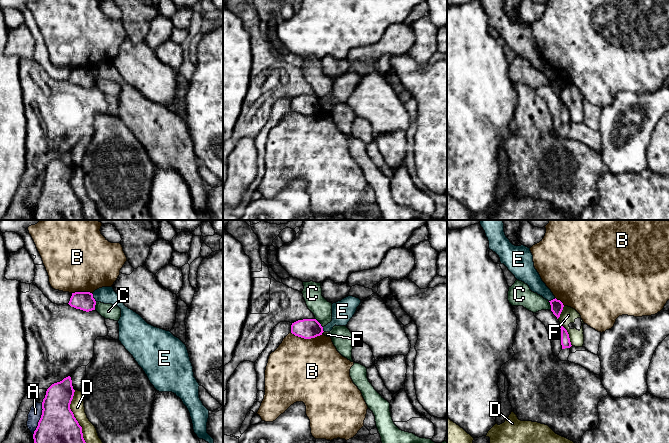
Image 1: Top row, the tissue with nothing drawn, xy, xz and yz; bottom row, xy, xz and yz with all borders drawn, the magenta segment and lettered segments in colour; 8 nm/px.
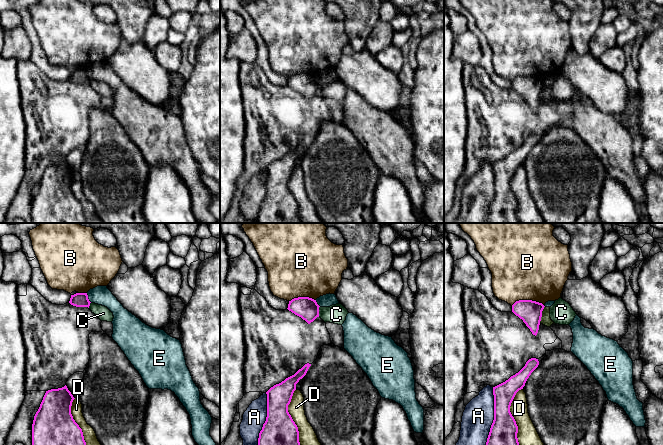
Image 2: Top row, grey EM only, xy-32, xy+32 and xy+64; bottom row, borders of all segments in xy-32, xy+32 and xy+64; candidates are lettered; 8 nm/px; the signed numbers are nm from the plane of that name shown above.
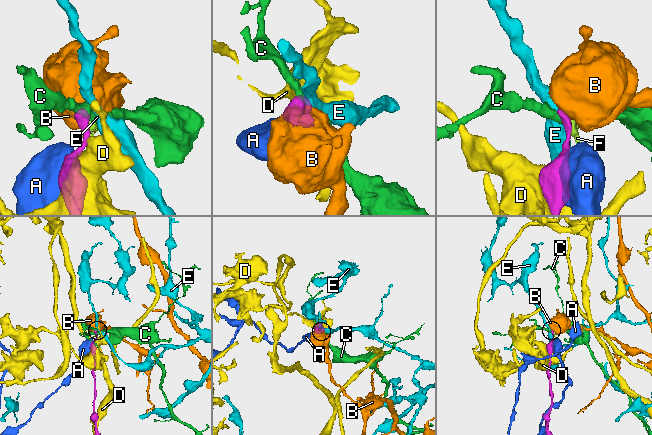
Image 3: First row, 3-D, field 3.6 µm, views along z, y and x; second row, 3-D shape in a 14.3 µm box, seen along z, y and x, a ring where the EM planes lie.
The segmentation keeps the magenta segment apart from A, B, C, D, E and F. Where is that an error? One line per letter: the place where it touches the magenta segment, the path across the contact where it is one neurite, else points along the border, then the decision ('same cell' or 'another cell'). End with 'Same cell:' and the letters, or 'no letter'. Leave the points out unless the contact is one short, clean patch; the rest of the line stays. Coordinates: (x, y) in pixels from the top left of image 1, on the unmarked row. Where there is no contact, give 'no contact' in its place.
A: meets magenta in xy at (40, 195); another cell
B: meets magenta in xz at (306, 114); border along xz (290, 108), (304, 114), (314, 114), (322, 110); another cell
C: meets magenta in xz at (319, 99); border along xz (315, 94), (322, 103); another cell
D: meets magenta in xy at (74, 193); another cell
E: meets magenta in xy at (93, 74); border along xy (92, 70), (96, 77); another cell
F: meets magenta in yz at (568, 110); border along yz (560, 99), (566, 106), (572, 121); another cell
Same cell: no letter

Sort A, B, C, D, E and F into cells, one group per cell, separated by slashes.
A F / B / C / D / E

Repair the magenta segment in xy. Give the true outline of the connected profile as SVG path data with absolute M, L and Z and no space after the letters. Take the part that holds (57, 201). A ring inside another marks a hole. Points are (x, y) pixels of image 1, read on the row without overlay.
M70 152L52 160L47 165L42 178L42 191L33 210L35 220L86 220L83 214L82 203L70 185L74 168Z

